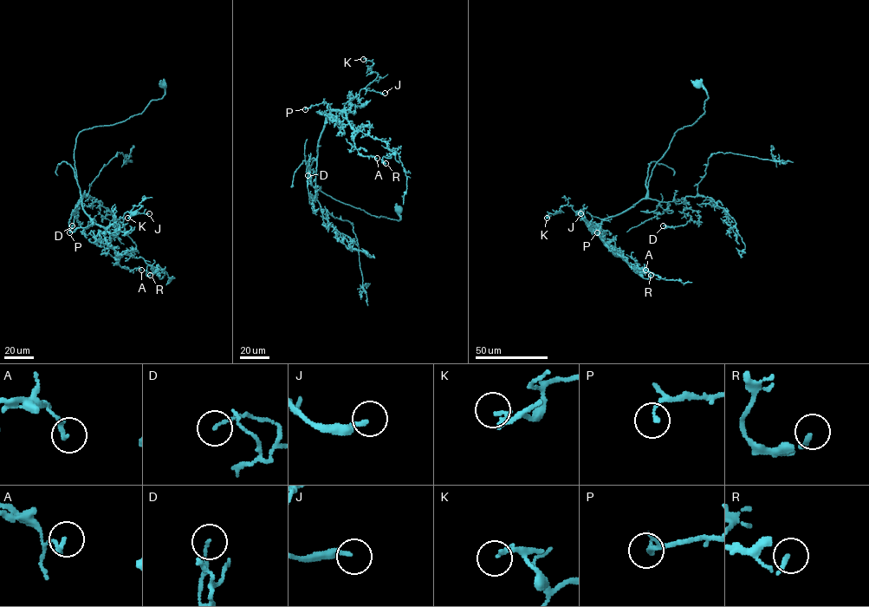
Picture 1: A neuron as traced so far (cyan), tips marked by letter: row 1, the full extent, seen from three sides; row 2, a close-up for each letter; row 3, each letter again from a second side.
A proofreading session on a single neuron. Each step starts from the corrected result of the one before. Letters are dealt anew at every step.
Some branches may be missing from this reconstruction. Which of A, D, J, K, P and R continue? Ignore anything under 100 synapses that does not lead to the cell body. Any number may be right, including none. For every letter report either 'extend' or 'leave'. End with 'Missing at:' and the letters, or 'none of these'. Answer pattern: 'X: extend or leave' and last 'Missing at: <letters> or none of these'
A: leave
D: leave
J: leave
K: leave
P: leave
R: leave
Missing at: none of these

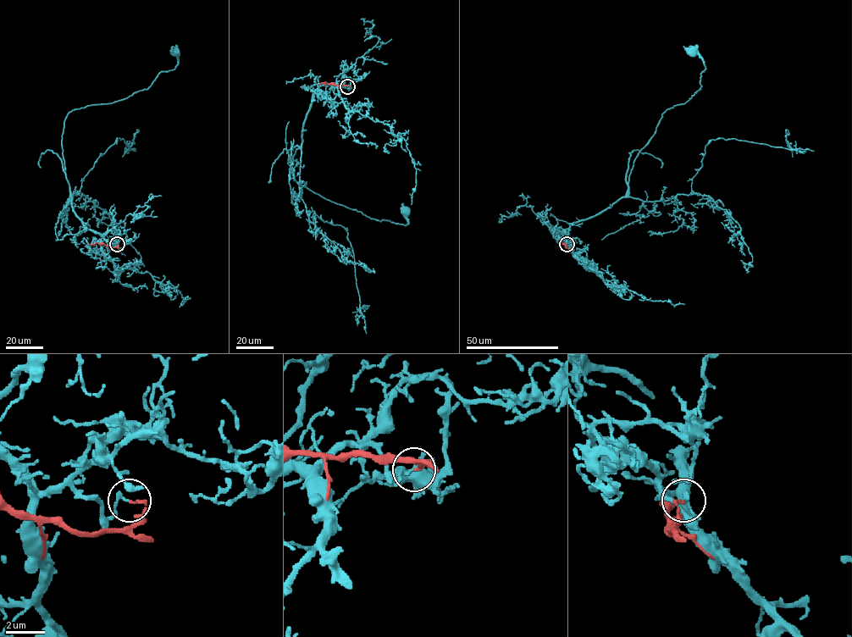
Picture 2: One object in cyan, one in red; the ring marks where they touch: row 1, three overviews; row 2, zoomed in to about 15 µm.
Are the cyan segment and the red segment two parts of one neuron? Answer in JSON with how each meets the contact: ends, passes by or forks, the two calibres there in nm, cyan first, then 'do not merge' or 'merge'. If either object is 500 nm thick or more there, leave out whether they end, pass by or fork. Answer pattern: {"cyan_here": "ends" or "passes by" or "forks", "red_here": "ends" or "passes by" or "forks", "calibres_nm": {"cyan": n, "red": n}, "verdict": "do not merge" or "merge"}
{"cyan_here": "ends", "red_here": "ends", "calibres_nm": {"cyan": 170, "red": 120}, "verdict": "do not merge"}

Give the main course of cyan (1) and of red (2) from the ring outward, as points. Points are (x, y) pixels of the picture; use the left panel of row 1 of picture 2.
1: (117, 244), (74, 212), (64, 121), (73, 110), (146, 89), (175, 67), (175, 51)
2: (117, 244), (116, 246), (89, 244)

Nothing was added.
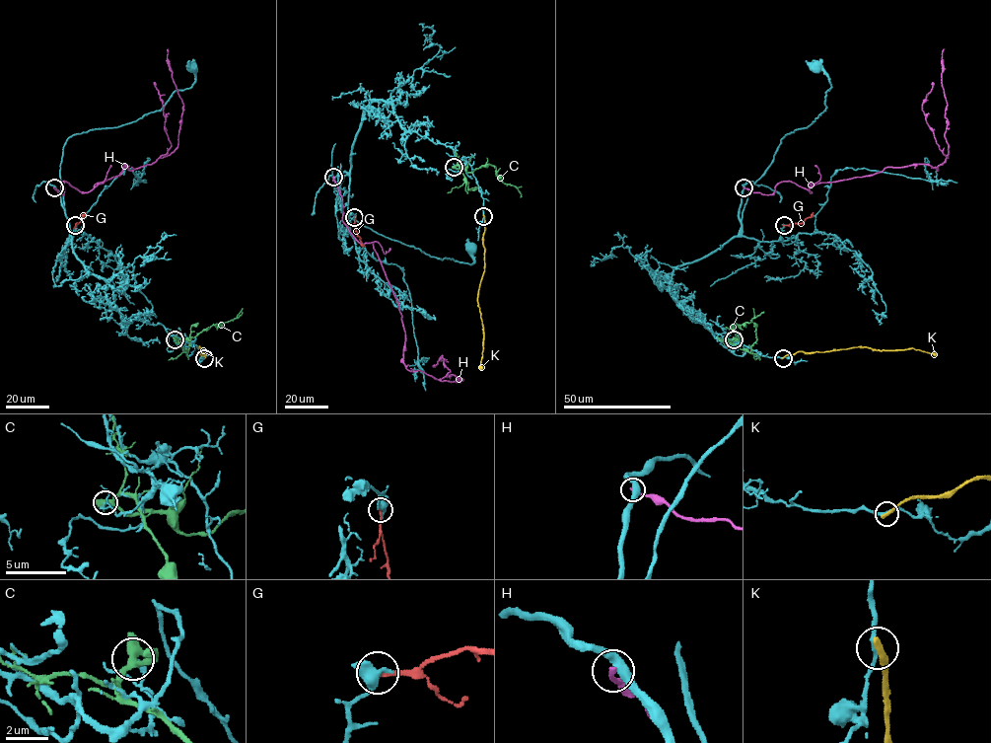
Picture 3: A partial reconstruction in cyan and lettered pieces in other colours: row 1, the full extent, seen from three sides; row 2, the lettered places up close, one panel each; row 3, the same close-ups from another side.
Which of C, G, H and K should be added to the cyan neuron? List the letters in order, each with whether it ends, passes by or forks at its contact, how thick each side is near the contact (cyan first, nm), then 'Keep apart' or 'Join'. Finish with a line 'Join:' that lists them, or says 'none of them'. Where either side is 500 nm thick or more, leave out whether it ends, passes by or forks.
C: It forks there. Thickness 200 nm (cyan) against 360 nm. Keep apart
G: It ends there. Thickness 440 nm (cyan) against 260 nm. Keep apart
H: It ends there. Thickness 480 nm (cyan) against 240 nm. Keep apart
K: It ends there. Thickness 240 nm (cyan) against 300 nm. Keep apart
Join: none of them

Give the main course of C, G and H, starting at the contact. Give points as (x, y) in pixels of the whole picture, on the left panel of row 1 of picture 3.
C: (175, 339), (194, 337), (211, 326), (237, 319), (241, 311)
G: (75, 225), (85, 212)
H: (54, 187), (63, 194), (66, 182), (90, 192), (124, 164), (131, 171), (177, 146), (183, 105), (168, 48)

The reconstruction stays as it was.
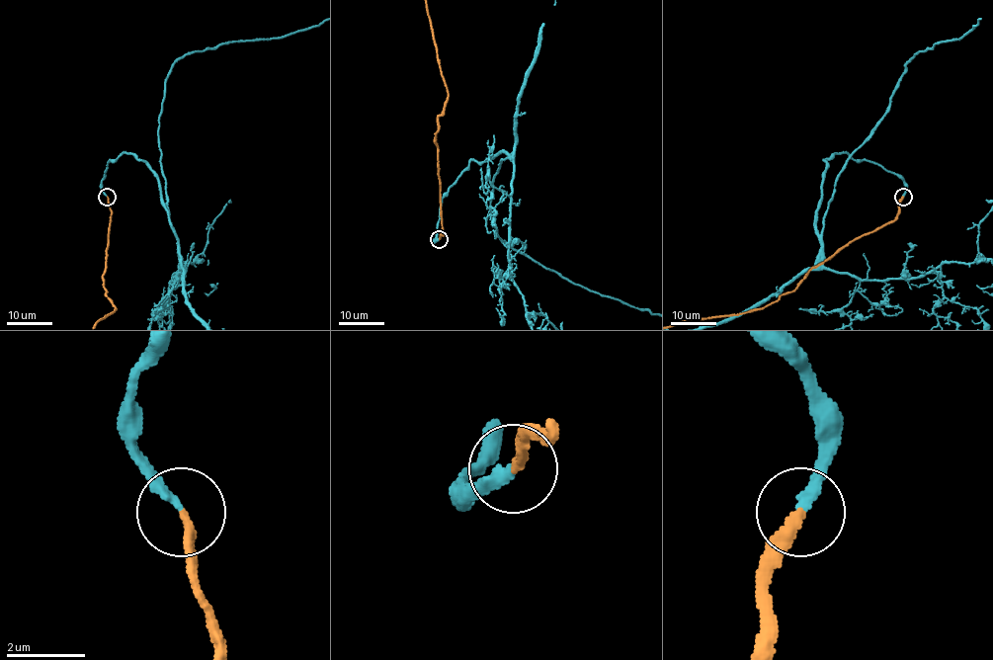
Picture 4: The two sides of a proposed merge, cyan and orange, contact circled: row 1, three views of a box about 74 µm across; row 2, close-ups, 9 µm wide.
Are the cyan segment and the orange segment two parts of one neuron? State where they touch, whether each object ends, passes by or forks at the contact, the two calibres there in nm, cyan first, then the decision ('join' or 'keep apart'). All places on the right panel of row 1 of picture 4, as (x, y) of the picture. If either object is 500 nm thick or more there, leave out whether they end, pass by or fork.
(903, 197) | cyan ends | orange ends | 260/300 nm | join

